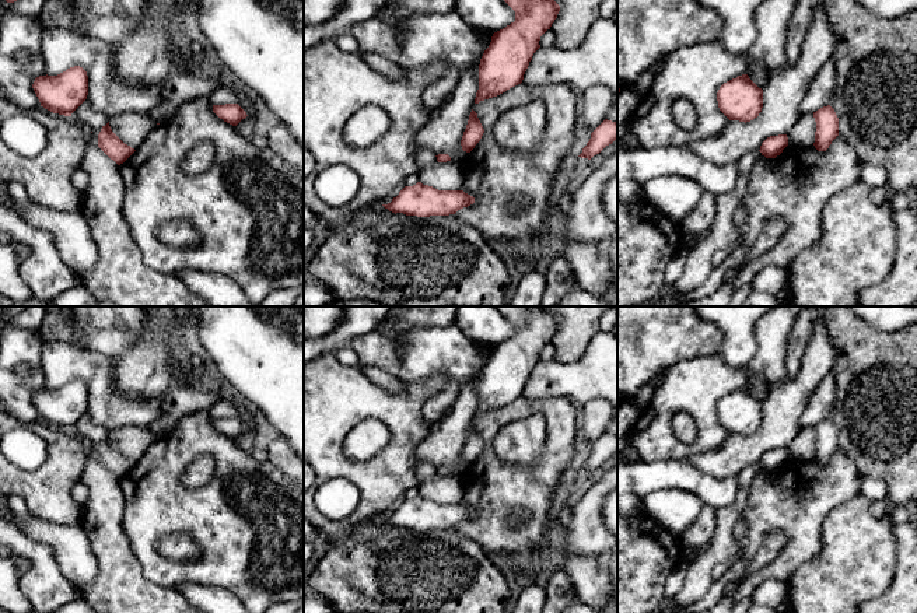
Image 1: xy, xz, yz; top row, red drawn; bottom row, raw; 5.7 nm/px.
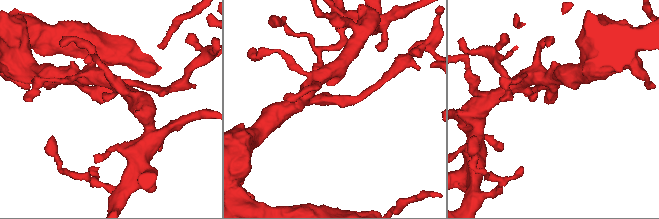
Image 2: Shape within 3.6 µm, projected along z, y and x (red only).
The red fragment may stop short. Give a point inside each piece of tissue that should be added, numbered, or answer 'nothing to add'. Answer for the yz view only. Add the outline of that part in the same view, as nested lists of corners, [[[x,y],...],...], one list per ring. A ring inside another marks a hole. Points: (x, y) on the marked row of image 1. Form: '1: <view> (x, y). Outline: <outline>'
nothing to add

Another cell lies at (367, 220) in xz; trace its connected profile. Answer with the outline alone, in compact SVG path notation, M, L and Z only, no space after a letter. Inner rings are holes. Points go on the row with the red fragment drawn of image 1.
M379 206L372 213L364 214L356 220L344 220L344 221L339 223L337 231L342 234L353 234L356 231L368 228L392 214L395 214L395 213L389 211L384 206Z

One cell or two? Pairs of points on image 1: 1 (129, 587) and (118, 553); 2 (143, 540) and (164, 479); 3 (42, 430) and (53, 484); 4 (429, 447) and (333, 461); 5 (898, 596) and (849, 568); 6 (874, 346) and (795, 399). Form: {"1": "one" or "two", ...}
{"1": "one", "2": "one", "3": "one", "4": "two", "5": "two", "6": "two"}

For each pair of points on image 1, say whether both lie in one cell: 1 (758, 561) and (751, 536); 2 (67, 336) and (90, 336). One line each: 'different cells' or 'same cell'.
1: different cells
2: different cells

